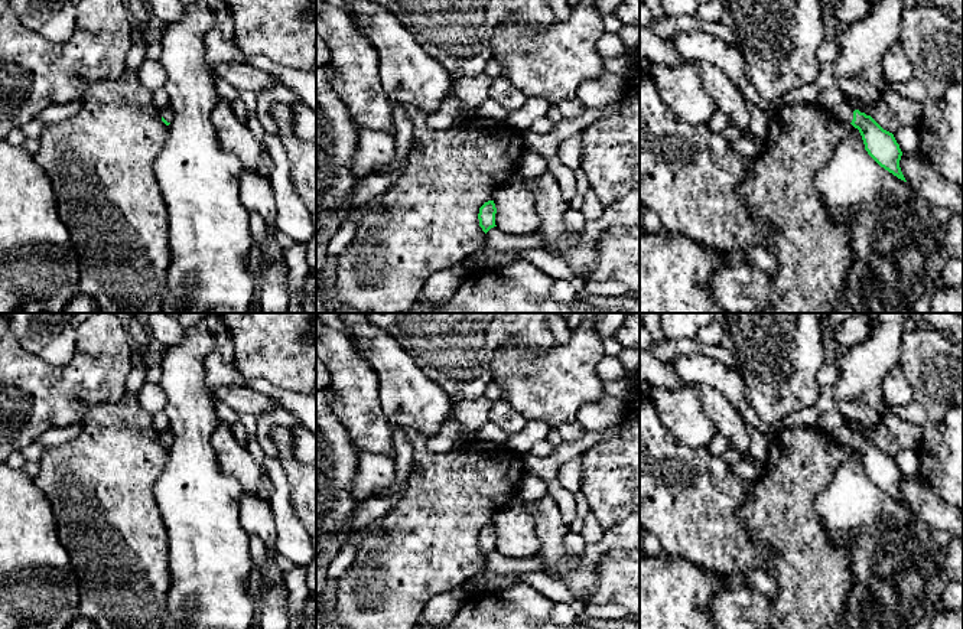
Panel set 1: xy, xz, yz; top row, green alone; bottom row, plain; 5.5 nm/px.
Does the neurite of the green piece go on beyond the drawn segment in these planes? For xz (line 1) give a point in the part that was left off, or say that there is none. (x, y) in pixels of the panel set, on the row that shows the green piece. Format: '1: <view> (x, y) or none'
1: none

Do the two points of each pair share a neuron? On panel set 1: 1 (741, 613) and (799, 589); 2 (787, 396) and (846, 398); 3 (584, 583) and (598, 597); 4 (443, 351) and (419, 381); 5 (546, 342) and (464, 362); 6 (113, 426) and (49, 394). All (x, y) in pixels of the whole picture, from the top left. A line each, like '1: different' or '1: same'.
1: different
2: different
3: different
4: different
5: same
6: different

